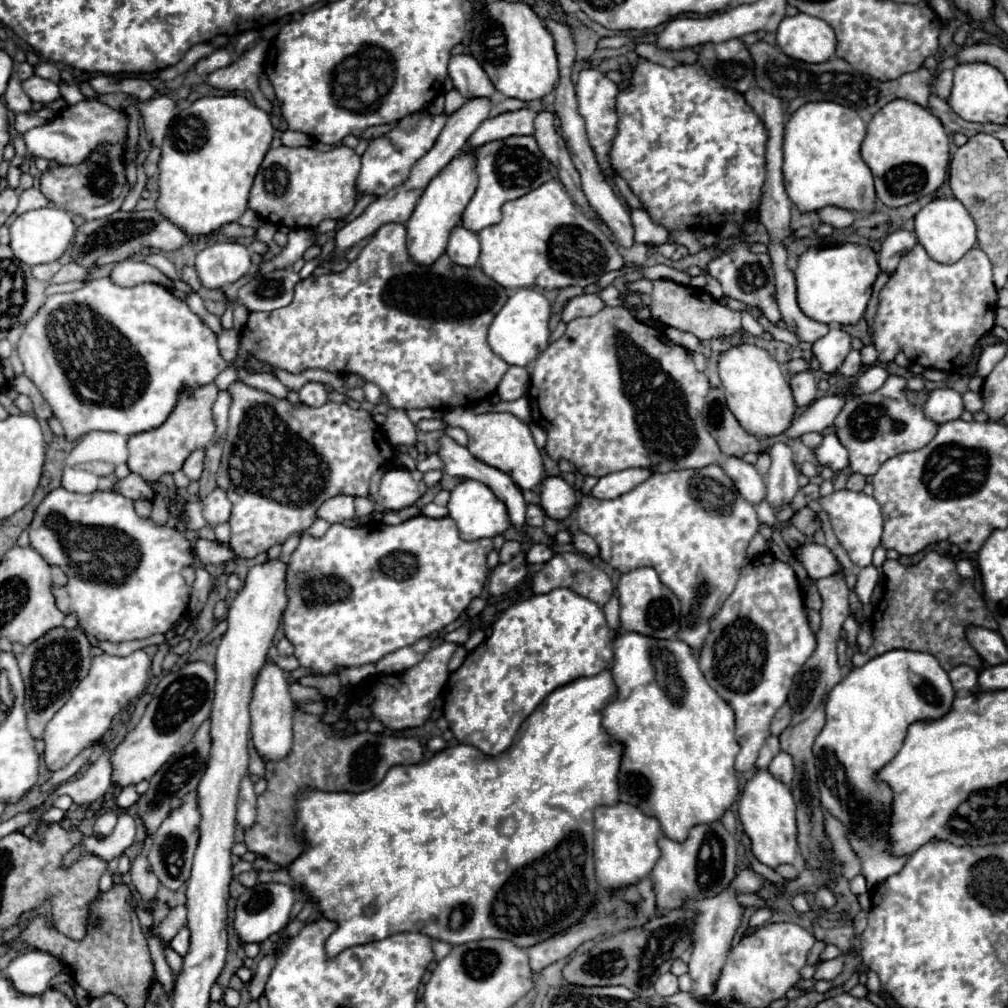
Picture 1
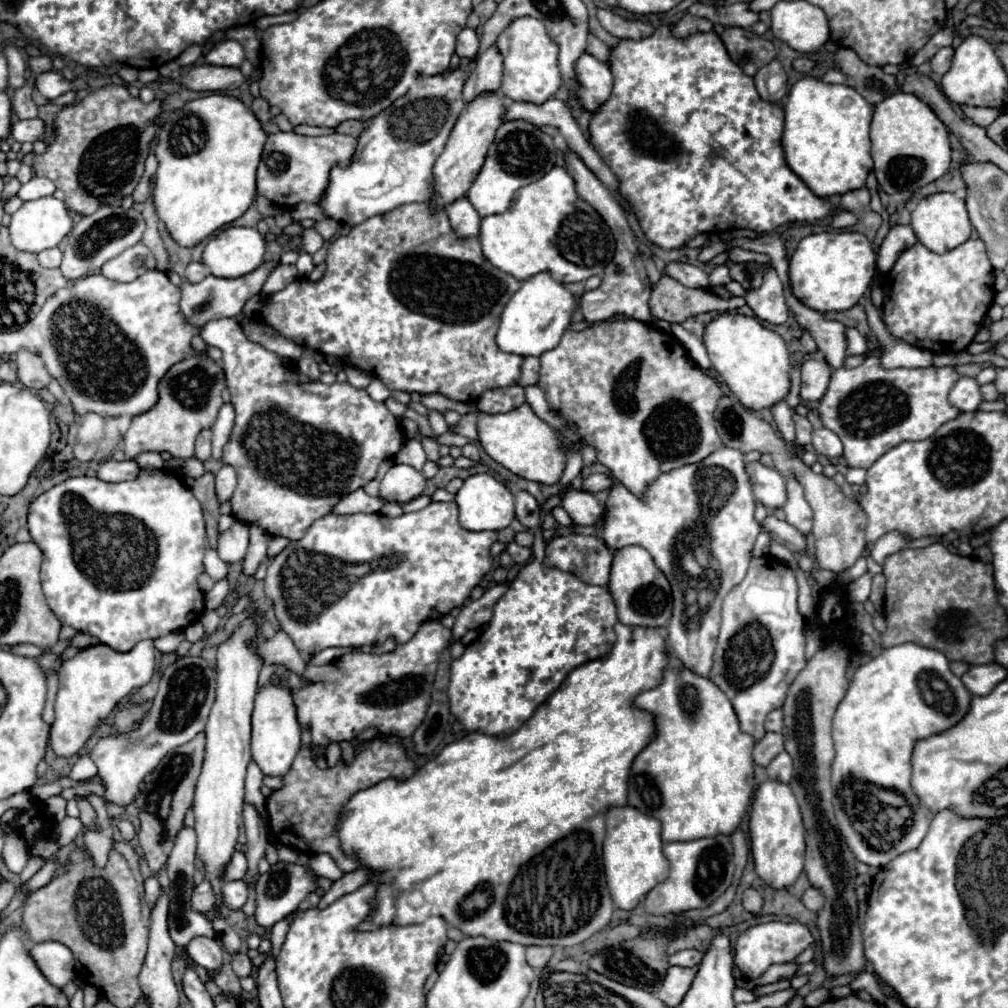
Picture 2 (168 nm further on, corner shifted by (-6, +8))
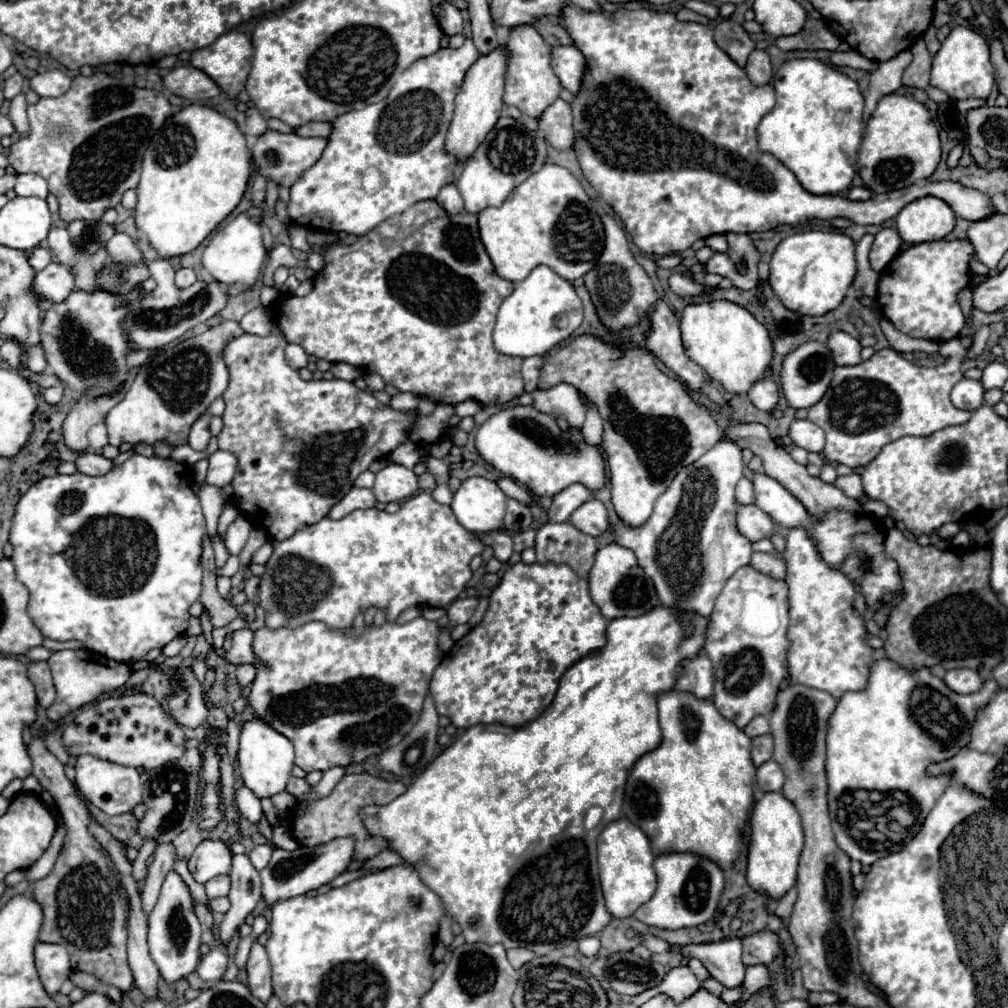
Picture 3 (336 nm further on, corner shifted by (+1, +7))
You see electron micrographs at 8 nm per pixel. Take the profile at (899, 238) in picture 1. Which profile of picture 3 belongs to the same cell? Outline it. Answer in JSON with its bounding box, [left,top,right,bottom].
[870,227,902,273]

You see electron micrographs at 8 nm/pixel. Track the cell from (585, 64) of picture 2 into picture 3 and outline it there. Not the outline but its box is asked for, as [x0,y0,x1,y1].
[552,47,588,95]

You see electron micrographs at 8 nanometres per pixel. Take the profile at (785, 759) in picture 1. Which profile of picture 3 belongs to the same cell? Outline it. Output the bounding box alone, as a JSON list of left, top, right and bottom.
[756,759,784,791]

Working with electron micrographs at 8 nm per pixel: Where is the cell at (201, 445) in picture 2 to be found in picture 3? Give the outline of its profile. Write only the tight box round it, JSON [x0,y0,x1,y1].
[188,413,210,451]

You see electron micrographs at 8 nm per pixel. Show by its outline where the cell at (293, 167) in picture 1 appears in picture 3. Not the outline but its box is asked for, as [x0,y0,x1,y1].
[252,129,328,187]

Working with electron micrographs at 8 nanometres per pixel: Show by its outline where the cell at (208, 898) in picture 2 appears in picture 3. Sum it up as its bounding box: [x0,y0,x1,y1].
[206,875,230,899]

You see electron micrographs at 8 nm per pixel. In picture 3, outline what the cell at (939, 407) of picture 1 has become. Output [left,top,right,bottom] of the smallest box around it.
[952,377,984,411]

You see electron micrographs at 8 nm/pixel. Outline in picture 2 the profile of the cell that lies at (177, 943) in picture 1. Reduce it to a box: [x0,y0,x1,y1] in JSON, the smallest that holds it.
[187,938,223,978]

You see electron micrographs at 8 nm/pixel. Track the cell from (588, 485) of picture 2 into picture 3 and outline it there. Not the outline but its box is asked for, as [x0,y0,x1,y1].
[550,483,590,523]

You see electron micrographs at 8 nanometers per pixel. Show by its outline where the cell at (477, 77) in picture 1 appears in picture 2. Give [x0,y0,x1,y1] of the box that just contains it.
[455,26,479,58]

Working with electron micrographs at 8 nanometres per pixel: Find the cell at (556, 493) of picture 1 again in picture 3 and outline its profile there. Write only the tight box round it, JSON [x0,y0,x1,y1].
[570,499,608,535]

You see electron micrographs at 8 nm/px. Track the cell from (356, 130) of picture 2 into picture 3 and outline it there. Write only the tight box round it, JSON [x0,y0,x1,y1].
[296,121,334,137]

